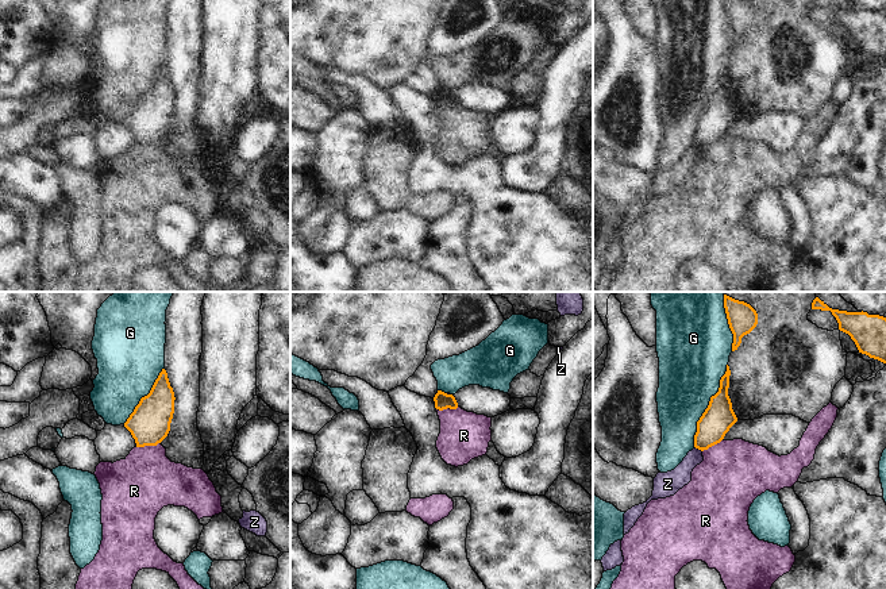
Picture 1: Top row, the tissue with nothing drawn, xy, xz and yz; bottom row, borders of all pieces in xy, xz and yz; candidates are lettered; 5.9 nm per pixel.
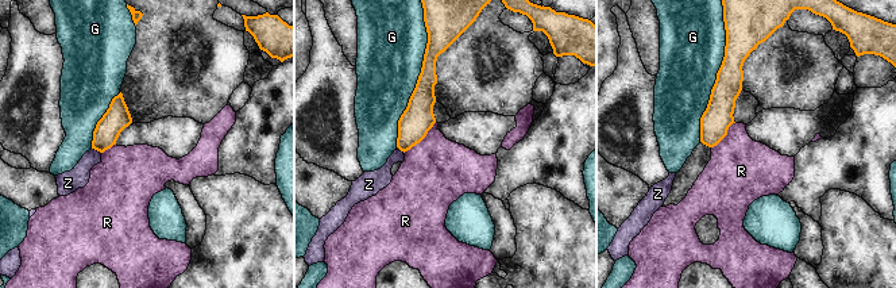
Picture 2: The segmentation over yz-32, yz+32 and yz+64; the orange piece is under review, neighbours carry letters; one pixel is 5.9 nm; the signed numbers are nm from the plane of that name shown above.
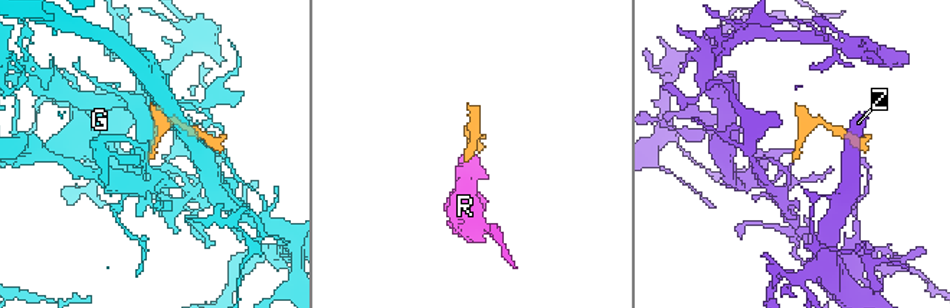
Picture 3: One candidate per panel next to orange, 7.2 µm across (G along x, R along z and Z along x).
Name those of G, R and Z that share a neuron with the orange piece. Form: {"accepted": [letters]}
{"accepted": []}

